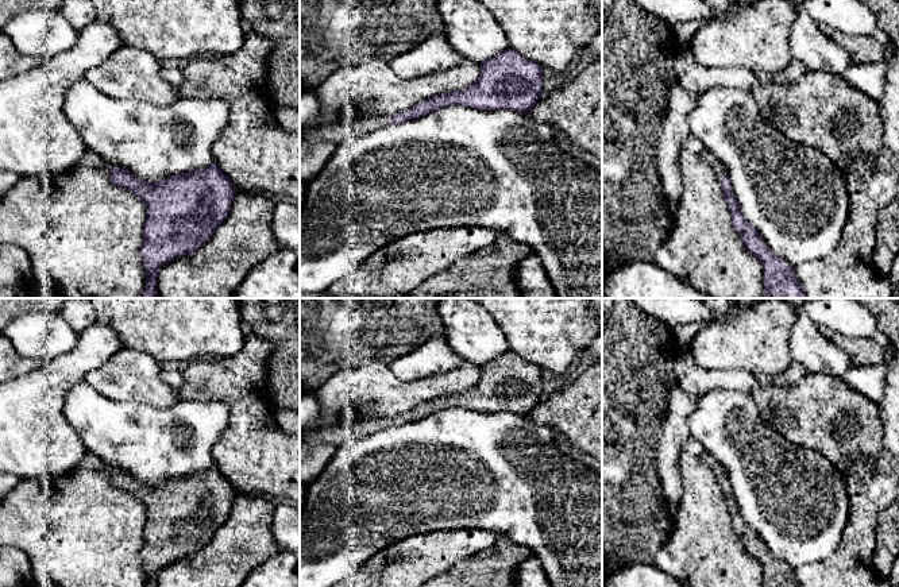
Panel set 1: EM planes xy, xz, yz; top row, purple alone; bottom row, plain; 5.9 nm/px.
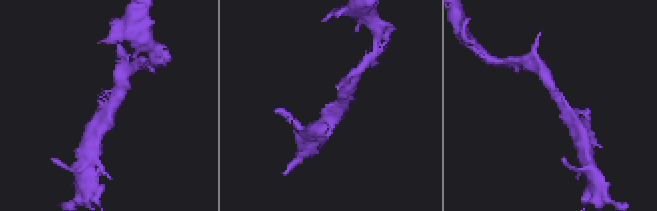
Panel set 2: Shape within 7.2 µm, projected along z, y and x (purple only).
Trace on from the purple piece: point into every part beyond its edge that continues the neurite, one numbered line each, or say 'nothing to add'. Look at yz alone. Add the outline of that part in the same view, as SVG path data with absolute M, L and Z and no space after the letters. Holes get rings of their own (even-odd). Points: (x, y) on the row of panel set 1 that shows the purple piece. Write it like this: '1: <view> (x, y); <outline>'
1: yz (720, 170); M705 150L702 152L701 158L713 167L713 170L714 170L714 173L715 173L717 177L722 177L722 175L726 174L725 166L722 166L721 163L718 163L715 161L714 155L710 151Z

